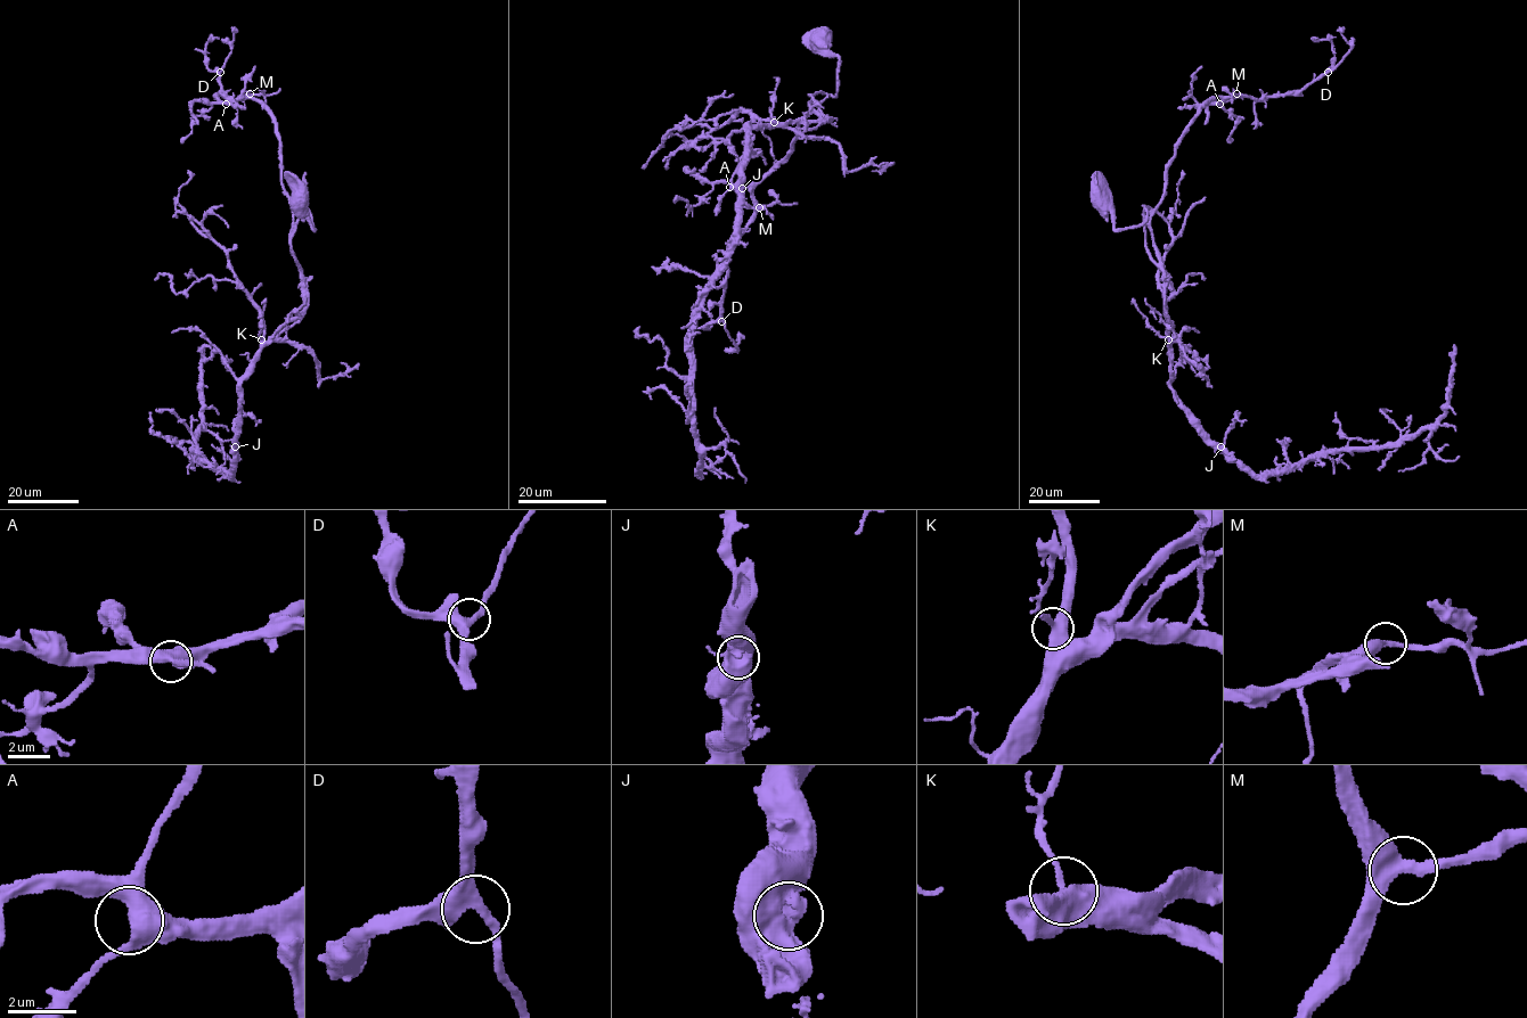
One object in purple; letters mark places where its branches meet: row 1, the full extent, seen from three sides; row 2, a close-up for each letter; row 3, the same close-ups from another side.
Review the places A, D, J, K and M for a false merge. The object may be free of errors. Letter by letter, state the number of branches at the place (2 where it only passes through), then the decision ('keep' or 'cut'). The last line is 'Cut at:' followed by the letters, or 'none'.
A: 3 branches meet; keep
D: 3 branches meet; keep
J: 3 branches meet; keep
K: 3 branches meet; keep
M: 3 branches meet; keep
Cut at: none

